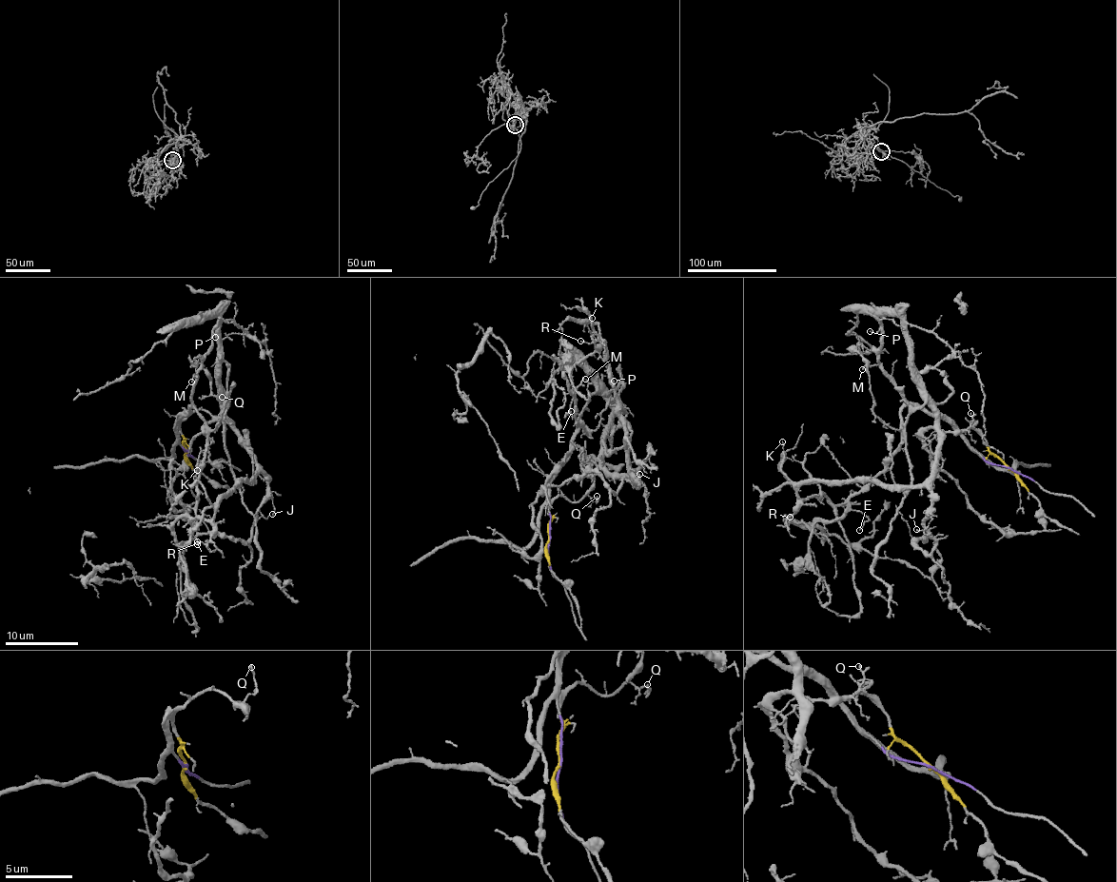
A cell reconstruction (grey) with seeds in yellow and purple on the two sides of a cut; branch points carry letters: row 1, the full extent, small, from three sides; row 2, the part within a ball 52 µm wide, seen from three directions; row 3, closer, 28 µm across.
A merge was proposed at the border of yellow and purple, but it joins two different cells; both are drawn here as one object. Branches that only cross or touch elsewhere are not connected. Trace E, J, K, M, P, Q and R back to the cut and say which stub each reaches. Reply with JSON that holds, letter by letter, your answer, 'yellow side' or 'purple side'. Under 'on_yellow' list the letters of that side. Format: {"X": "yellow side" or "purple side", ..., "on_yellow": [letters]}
{"E": "purple side", "J": "yellow side", "K": "yellow side", "M": "purple side", "P": "purple side", "Q": "yellow side", "R": "yellow side", "on_yellow": ["J", "K", "Q", "R"]}

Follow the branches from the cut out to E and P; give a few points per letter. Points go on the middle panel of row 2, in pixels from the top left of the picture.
E: (549, 540), (551, 477), (578, 429), (587, 428), (585, 435), (577, 420), (575, 394), (564, 416), (571, 411)
P: (549, 540), (547, 507), (551, 477), (569, 452), (581, 411), (597, 392), (610, 392), (614, 381)

